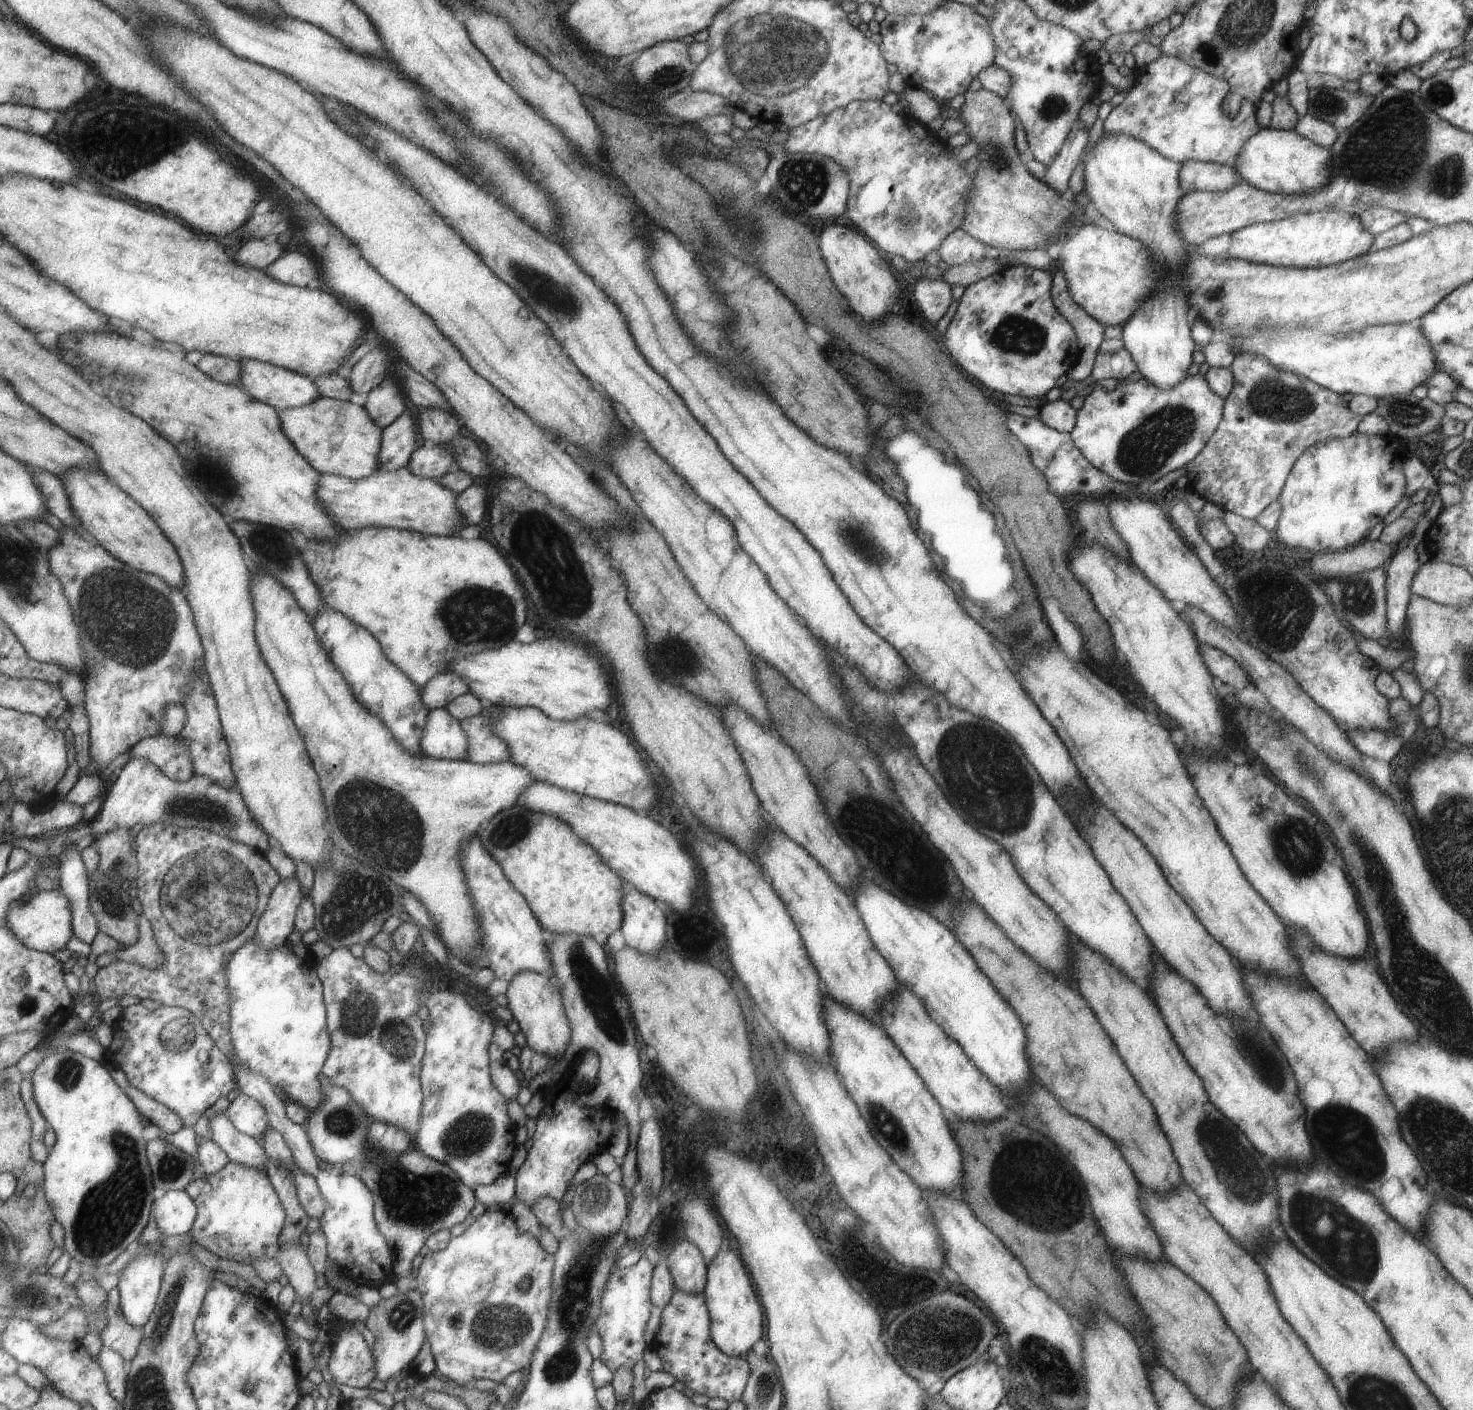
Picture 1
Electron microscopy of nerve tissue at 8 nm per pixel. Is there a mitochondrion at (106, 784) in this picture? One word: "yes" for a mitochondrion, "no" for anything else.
no

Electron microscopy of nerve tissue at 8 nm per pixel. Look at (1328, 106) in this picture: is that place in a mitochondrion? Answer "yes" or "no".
yes

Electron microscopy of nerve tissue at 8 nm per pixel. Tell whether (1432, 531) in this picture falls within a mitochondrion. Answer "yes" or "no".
no

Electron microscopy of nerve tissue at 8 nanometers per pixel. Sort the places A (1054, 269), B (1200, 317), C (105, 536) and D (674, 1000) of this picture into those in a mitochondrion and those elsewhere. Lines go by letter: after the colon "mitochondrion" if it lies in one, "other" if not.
A: other
B: other
C: other
D: other

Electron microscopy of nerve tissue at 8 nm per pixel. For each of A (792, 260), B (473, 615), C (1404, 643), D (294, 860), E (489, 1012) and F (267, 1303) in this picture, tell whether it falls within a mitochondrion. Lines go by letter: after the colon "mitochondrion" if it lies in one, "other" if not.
A: other
B: mitochondrion
C: other
D: other
E: other
F: other

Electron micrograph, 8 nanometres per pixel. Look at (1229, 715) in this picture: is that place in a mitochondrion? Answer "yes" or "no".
no

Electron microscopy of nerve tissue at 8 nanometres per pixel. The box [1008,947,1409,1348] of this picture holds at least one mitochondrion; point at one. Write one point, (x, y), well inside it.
(1324, 1226)

